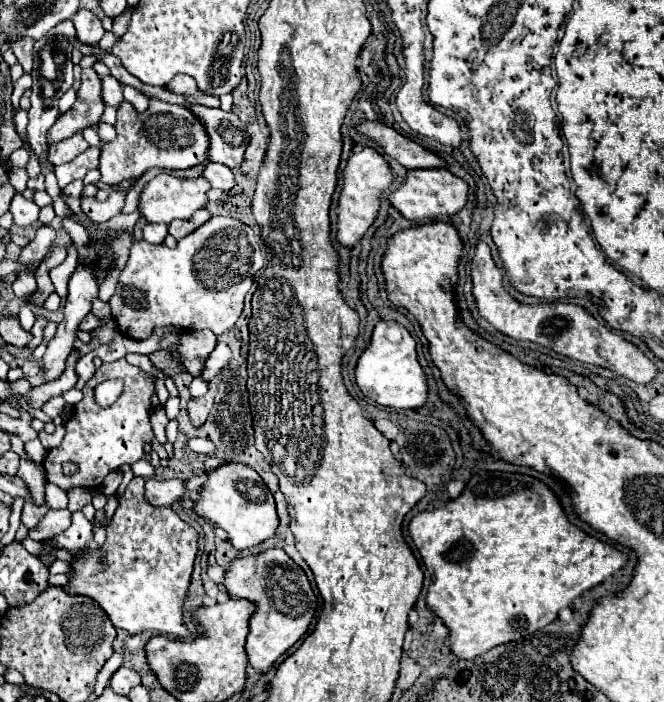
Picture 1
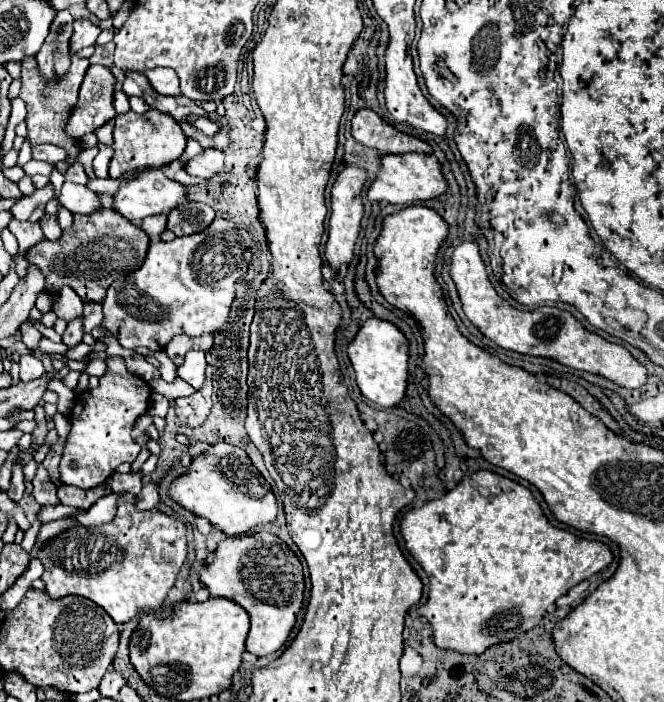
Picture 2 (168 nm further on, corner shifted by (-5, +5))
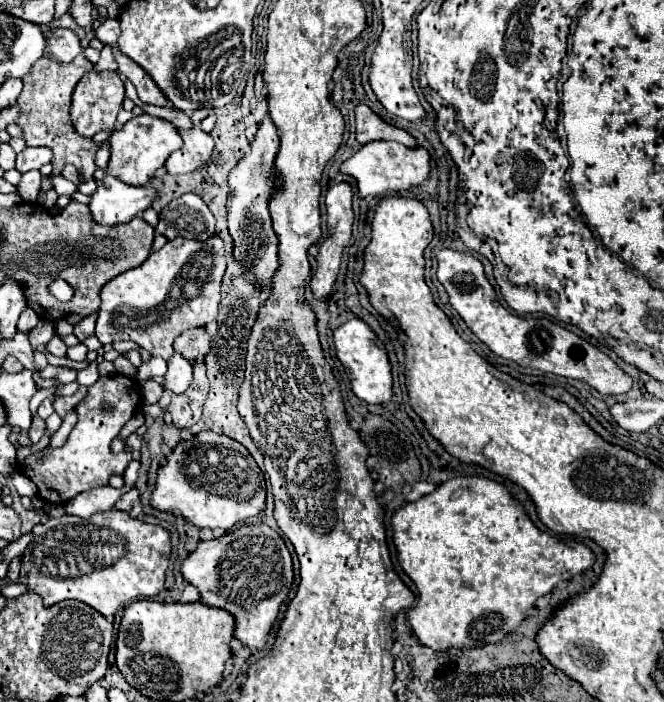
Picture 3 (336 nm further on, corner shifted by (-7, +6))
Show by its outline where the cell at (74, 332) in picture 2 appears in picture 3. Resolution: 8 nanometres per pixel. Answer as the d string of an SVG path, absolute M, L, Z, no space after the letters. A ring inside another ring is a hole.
M55 335L55 337L47 343L47 351L49 351L51 355L55 355L55 357L65 357L65 353L67 353L67 345L65 345L63 337Z

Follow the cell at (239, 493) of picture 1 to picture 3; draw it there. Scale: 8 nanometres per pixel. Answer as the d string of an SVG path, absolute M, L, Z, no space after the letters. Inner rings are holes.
M201 431L193 441L181 441L167 465L159 469L157 485L151 495L155 509L183 515L197 527L229 531L233 525L265 511L267 487L261 469L251 453L237 441L213 431Z

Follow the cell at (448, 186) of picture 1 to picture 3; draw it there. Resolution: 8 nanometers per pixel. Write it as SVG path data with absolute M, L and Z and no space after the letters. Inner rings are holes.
M375 141L375 143L363 145L351 159L347 159L341 165L341 171L357 179L361 197L367 197L367 195L387 197L391 193L409 191L413 187L419 187L423 181L427 181L431 171L429 151L425 147L409 149L397 141Z

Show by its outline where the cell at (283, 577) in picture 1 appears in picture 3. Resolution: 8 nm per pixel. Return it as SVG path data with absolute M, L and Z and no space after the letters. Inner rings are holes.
M265 523L241 525L223 537L201 541L183 561L185 581L195 585L201 597L217 597L217 607L233 613L235 637L249 649L263 649L279 617L279 609L293 589L291 553L279 533Z

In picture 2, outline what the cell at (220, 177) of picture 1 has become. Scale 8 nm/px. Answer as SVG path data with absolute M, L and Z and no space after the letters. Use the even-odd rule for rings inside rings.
M205 148L201 154L189 158L185 162L185 172L189 176L197 176L197 178L213 178L215 174L219 174L223 168L223 152L215 150L215 148Z

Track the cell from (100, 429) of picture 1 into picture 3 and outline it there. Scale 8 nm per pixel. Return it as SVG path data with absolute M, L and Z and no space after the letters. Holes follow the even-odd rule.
M121 373L99 377L95 385L89 387L89 393L85 399L77 405L77 425L73 427L69 439L63 447L51 449L47 455L31 453L25 459L23 473L37 485L39 497L47 503L63 505L75 495L107 485L111 475L123 475L127 465L131 463L131 453L123 451L113 455L111 453L111 441L119 435L123 425L137 413L141 405L141 385L133 377L125 377Z

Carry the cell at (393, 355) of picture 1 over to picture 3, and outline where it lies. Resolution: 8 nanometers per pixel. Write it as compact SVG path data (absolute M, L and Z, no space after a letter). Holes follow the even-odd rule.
M359 317L343 323L339 329L335 329L335 349L339 361L347 367L351 377L353 393L367 401L367 403L389 403L393 397L393 375L391 375L391 363L387 357L387 351L377 345L375 331Z

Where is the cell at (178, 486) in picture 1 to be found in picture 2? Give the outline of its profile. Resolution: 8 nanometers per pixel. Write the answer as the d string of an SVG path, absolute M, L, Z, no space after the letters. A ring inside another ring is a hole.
M149 482L141 488L141 494L137 496L137 502L135 502L135 508L137 510L151 510L159 504L159 494L157 494L157 484Z

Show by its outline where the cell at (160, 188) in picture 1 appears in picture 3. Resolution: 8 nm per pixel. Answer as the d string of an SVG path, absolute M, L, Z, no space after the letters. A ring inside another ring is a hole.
M107 175L97 187L97 191L91 195L89 207L97 223L117 225L141 215L145 209L153 205L157 197L159 191L151 185L123 185L123 181L117 181L115 177Z

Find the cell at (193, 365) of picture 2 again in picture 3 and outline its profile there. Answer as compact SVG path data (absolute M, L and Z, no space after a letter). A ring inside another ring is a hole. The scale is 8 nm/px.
M175 353L169 361L167 361L169 369L165 375L165 387L171 389L173 393L183 393L187 389L187 385L191 385L191 377L193 377L193 363L187 361L183 355Z

